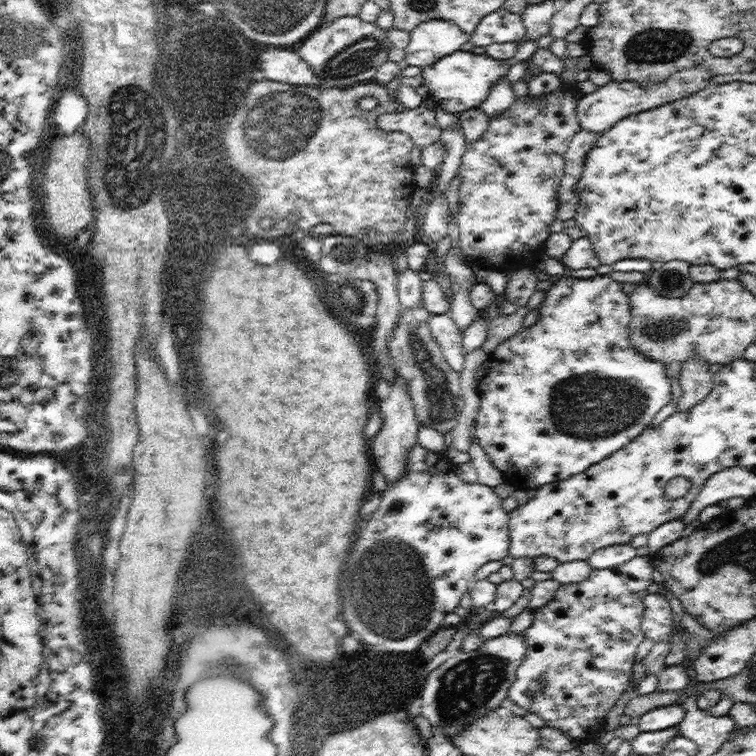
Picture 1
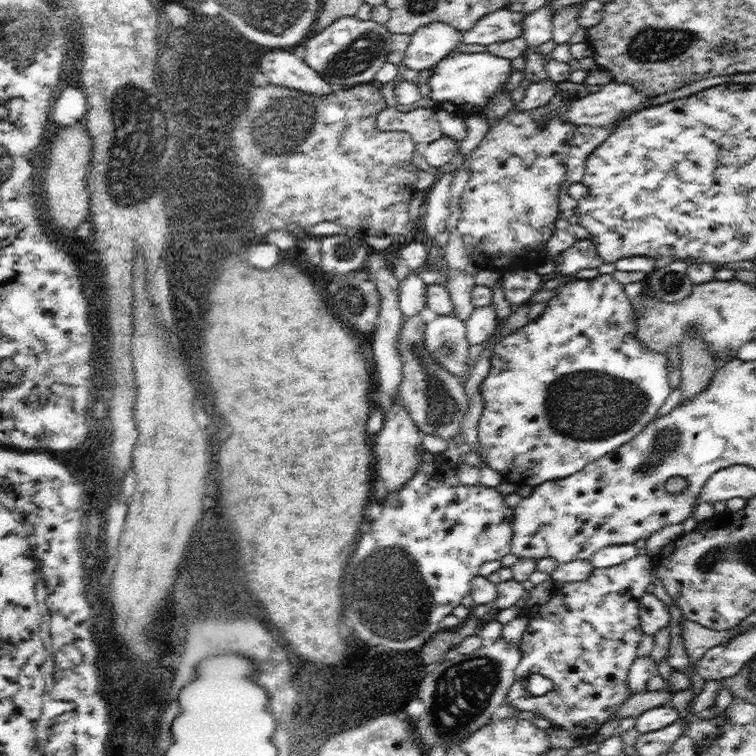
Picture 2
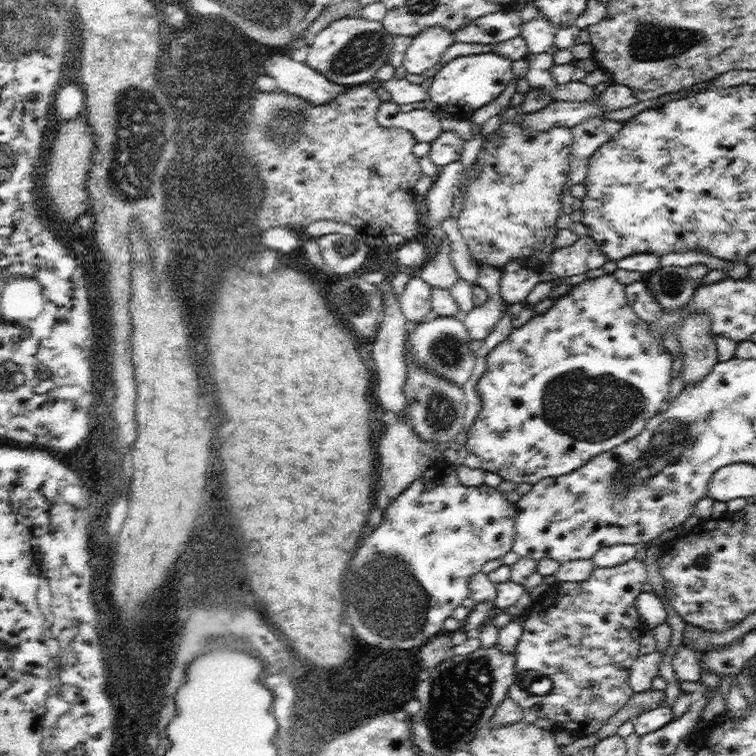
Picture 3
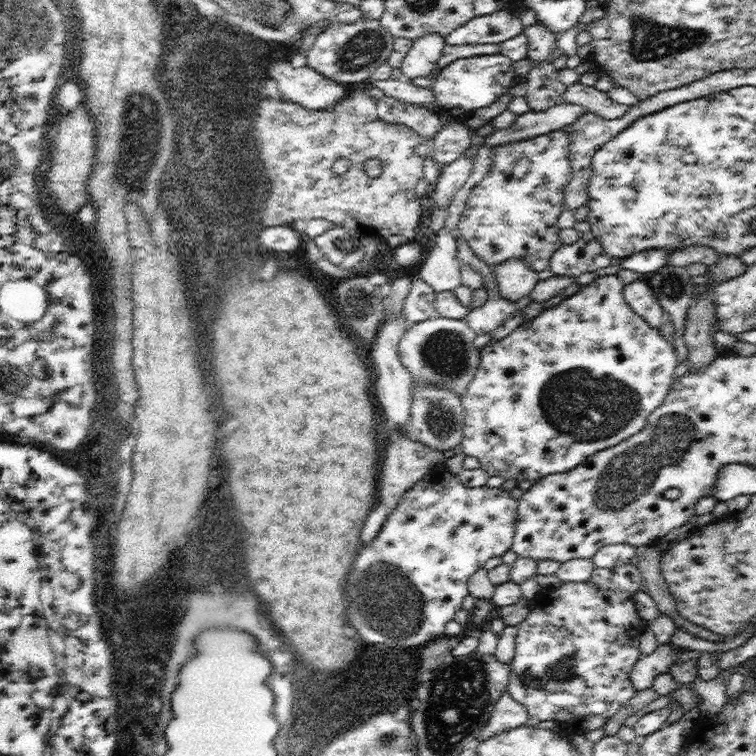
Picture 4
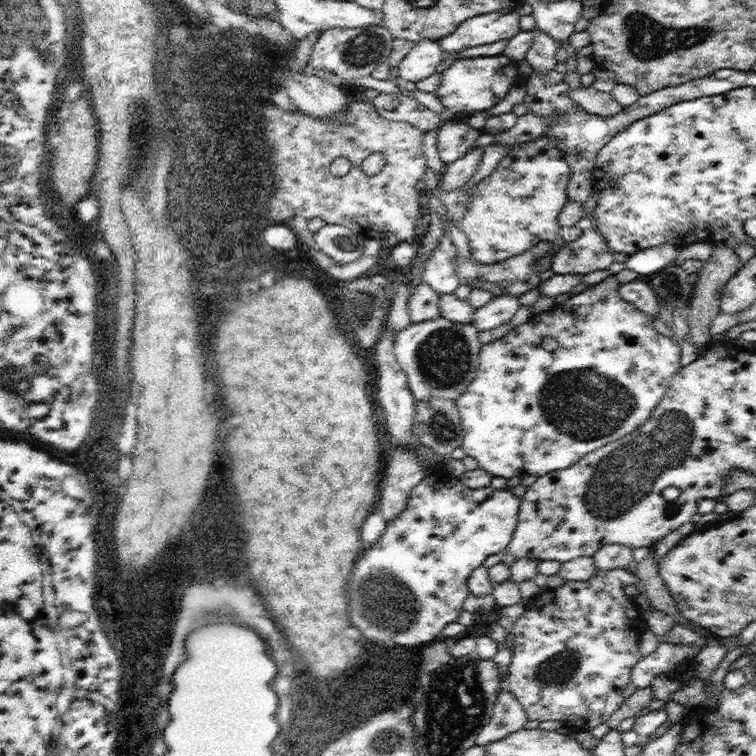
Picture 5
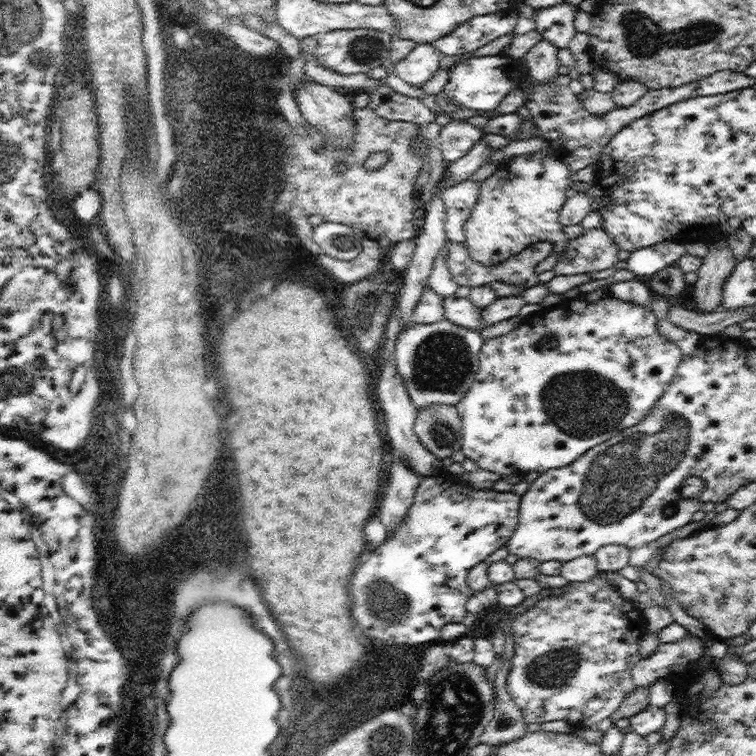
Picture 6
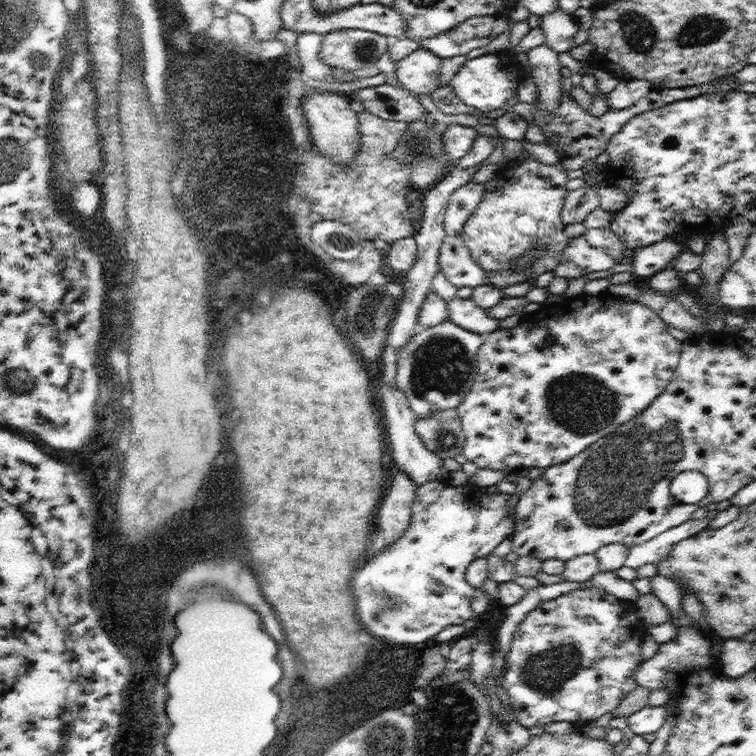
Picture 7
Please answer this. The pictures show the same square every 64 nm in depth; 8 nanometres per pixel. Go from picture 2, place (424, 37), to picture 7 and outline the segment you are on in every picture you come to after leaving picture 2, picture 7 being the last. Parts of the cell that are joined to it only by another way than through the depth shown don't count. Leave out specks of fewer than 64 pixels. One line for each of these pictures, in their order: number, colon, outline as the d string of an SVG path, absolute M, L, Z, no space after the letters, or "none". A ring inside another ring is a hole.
3: M427 28L421 30L409 44L403 68L407 74L423 74L431 66L435 66L441 60L441 54L447 46L455 44L455 38L451 32L443 28Z
4: M425 34L417 40L413 40L411 50L401 62L403 80L413 80L417 76L431 76L431 70L437 66L437 60L441 56L441 48L445 46L445 38L439 34Z
5: M429 38L419 40L409 50L409 54L399 62L397 74L401 80L415 84L417 80L423 80L423 78L435 74L435 66L439 66L443 56L445 56L445 52L441 50L437 40L429 40Z
6: M417 44L403 60L395 64L395 76L399 76L403 82L419 88L425 84L435 70L439 70L439 60L443 58L441 52L433 48L433 44Z
7: M417 48L403 60L395 64L395 74L401 84L401 88L409 90L409 94L417 96L429 96L437 90L439 80L439 68L441 68L439 56L425 48Z

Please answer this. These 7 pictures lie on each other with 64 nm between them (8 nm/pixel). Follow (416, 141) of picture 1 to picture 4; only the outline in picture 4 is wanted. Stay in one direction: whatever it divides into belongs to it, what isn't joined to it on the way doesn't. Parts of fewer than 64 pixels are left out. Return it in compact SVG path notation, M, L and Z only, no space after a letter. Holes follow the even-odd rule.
M387 96L377 100L377 116L387 124L403 124L403 126L415 130L423 142L435 138L435 134L443 126L439 120L439 112L425 110L425 108L413 106L409 102L403 104L403 102L387 98Z

